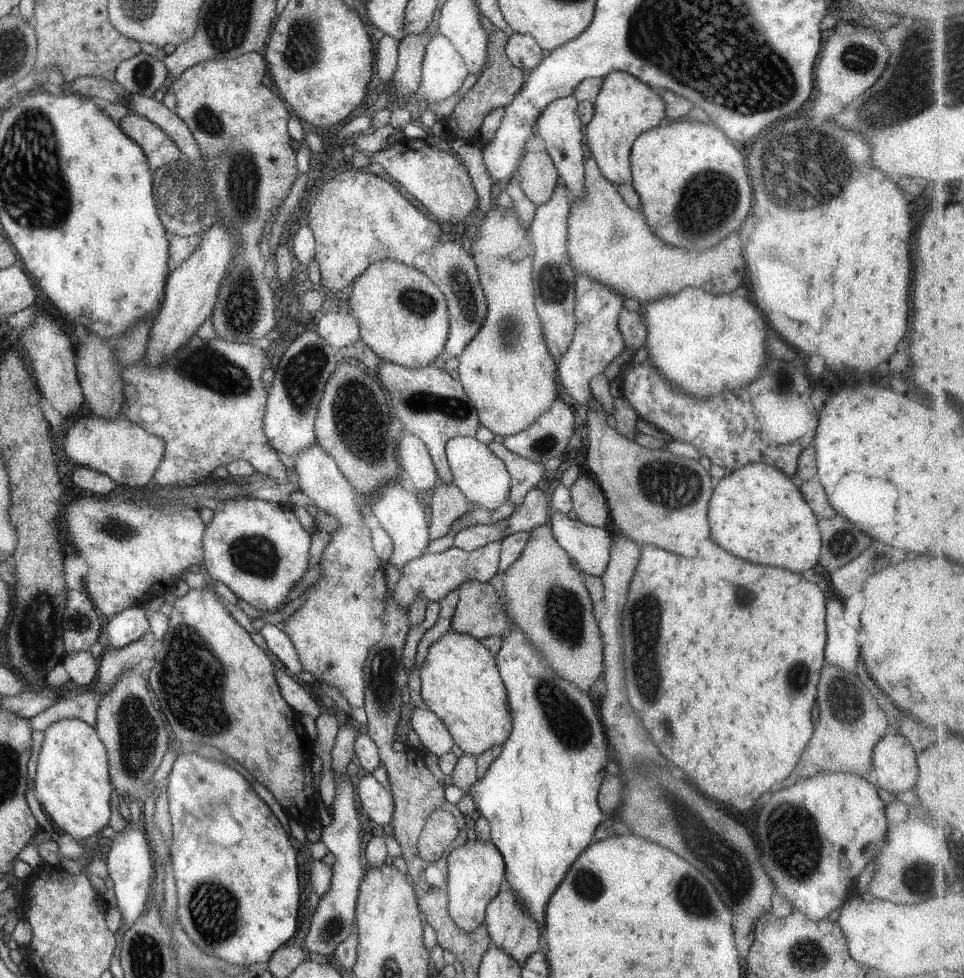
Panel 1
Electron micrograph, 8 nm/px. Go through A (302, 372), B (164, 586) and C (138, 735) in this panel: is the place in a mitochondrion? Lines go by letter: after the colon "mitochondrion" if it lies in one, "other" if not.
A: mitochondrion
B: other
C: mitochondrion

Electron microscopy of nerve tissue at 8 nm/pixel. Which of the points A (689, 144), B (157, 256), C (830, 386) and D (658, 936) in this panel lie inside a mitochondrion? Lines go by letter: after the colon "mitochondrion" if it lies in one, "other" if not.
A: other
B: other
C: other
D: other

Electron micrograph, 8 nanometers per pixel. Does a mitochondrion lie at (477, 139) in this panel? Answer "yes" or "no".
no

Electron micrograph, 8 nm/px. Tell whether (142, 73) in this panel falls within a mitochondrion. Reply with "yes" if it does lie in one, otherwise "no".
yes

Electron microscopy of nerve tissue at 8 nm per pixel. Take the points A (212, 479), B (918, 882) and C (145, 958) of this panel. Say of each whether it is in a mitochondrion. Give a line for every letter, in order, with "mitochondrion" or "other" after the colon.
A: other
B: mitochondrion
C: mitochondrion

